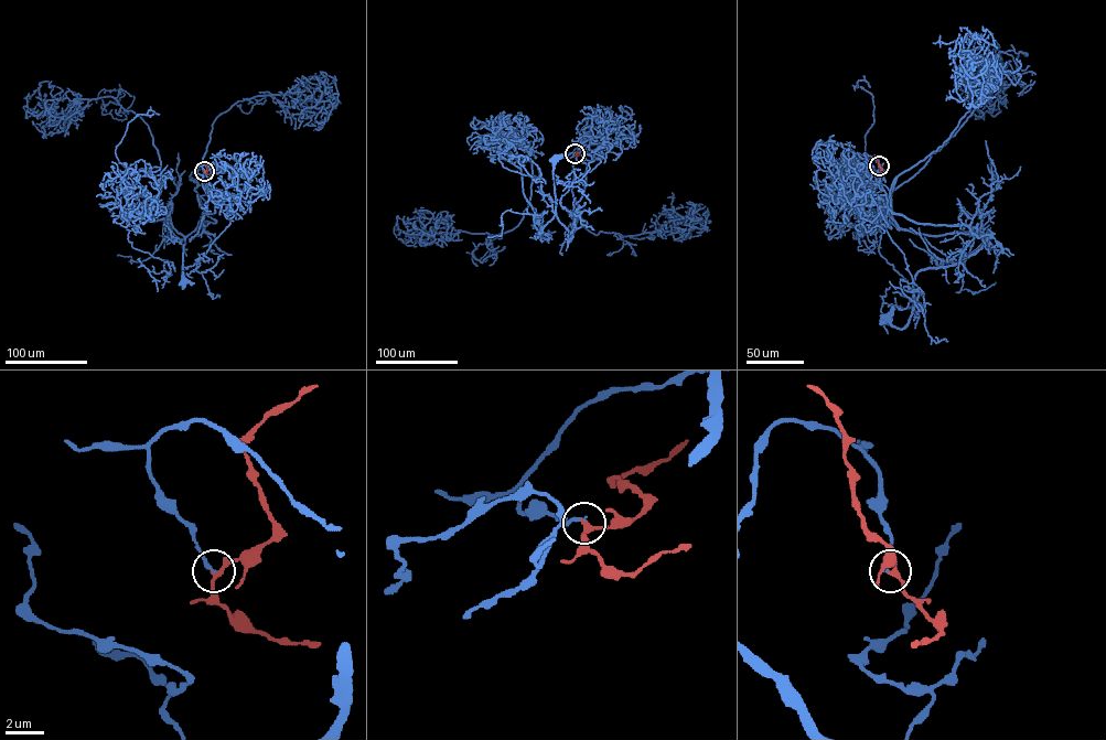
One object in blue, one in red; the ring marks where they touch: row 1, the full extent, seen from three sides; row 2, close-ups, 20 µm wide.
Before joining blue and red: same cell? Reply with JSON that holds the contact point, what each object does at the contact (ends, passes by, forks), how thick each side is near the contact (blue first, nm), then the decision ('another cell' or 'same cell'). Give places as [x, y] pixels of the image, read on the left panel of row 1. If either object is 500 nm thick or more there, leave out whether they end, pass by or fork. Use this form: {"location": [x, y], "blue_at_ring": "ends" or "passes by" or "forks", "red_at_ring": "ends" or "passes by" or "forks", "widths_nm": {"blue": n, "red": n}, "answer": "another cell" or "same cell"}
{"location": [204, 171], "blue_at_ring": "ends", "red_at_ring": "passes by", "widths_nm": {"blue": 160, "red": 240}, "answer": "same cell"}

